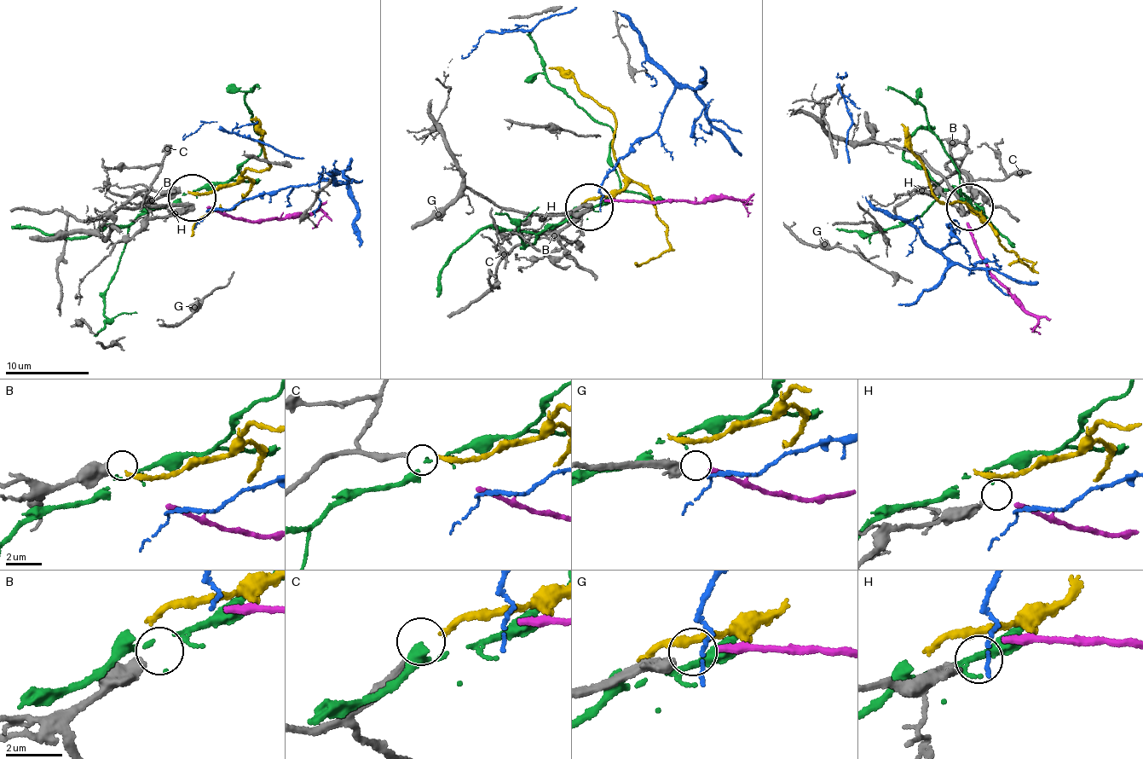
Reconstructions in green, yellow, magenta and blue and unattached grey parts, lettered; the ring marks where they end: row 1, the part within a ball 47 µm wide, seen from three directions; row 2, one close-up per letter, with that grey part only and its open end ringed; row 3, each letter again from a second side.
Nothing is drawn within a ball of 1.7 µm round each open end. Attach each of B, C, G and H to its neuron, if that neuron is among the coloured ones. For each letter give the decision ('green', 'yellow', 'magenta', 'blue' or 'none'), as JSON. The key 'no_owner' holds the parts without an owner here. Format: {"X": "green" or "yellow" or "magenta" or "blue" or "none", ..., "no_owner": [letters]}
{"B": "none", "C": "yellow", "G": "magenta", "H": "none", "no_owner": ["B", "H"]}

